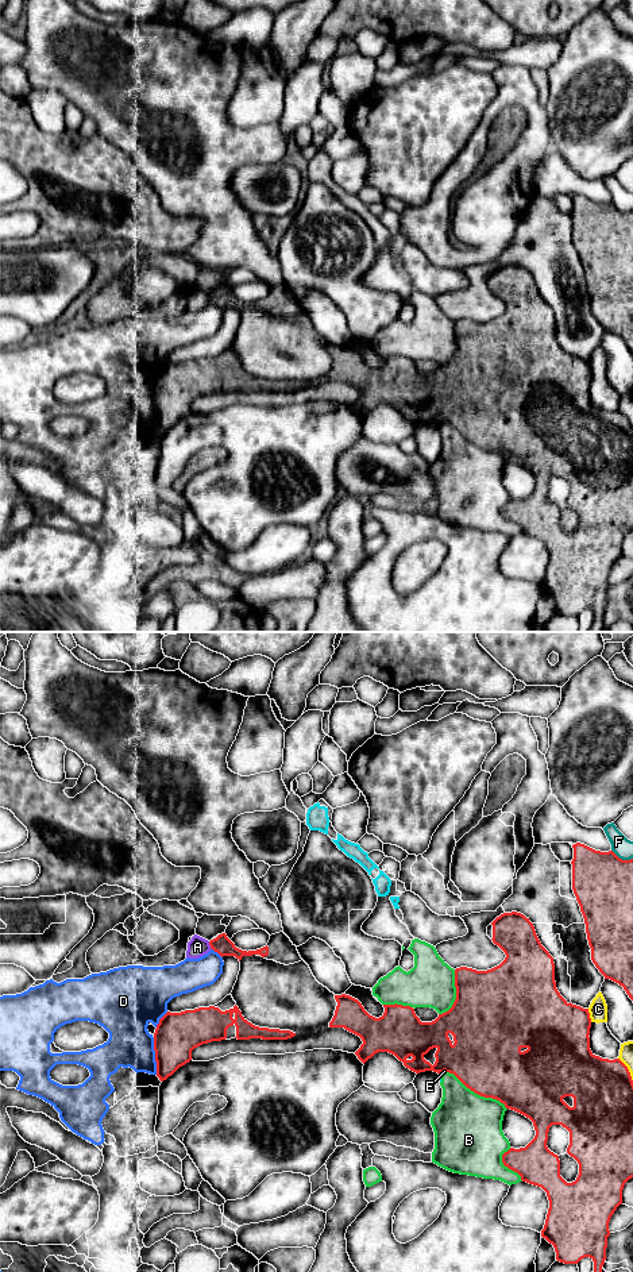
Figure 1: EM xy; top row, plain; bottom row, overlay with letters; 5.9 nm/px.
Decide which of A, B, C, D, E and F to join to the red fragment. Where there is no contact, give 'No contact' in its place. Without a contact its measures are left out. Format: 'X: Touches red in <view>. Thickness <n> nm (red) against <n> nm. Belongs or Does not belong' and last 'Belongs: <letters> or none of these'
A: Touches red in xy. Thickness 110 nm (red) against 120 nm. Does not belong
B: Touches red in xy. Thickness 420 nm (red) against 400 nm. Does not belong
C: Touches red in xy. Thickness 380 nm (red) against 110 nm. Does not belong
D: Touches red in xy. Thickness 260 nm (red) against 260 nm. Does not belong
E: Touches red in xy. Thickness 380 nm (red) against 20 nm. Does not belong
F: Touches red in xy. Thickness 360 nm (red) against 120 nm. Does not belong
Belongs: none of these

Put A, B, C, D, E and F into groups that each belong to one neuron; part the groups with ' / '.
A / B C E / D / F

